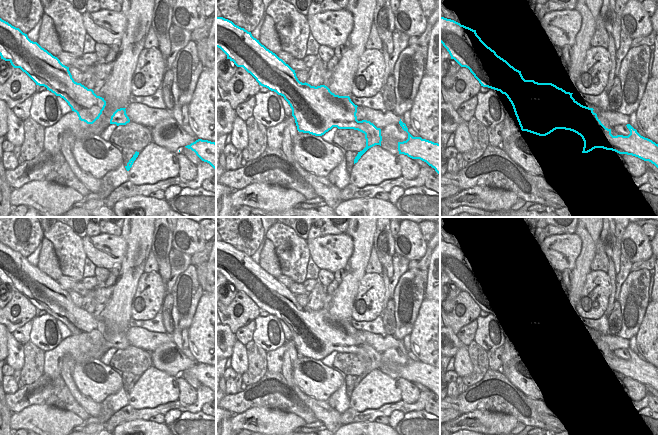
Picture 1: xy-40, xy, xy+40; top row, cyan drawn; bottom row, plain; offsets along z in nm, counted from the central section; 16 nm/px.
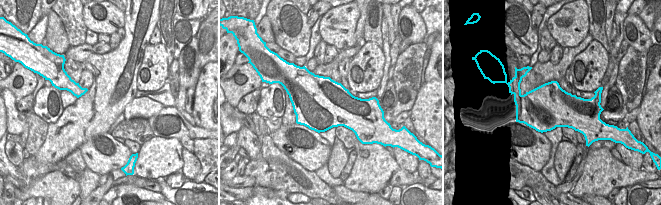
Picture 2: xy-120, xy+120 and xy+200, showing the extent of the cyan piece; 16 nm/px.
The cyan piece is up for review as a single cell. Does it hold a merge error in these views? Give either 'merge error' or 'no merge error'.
no merge error

